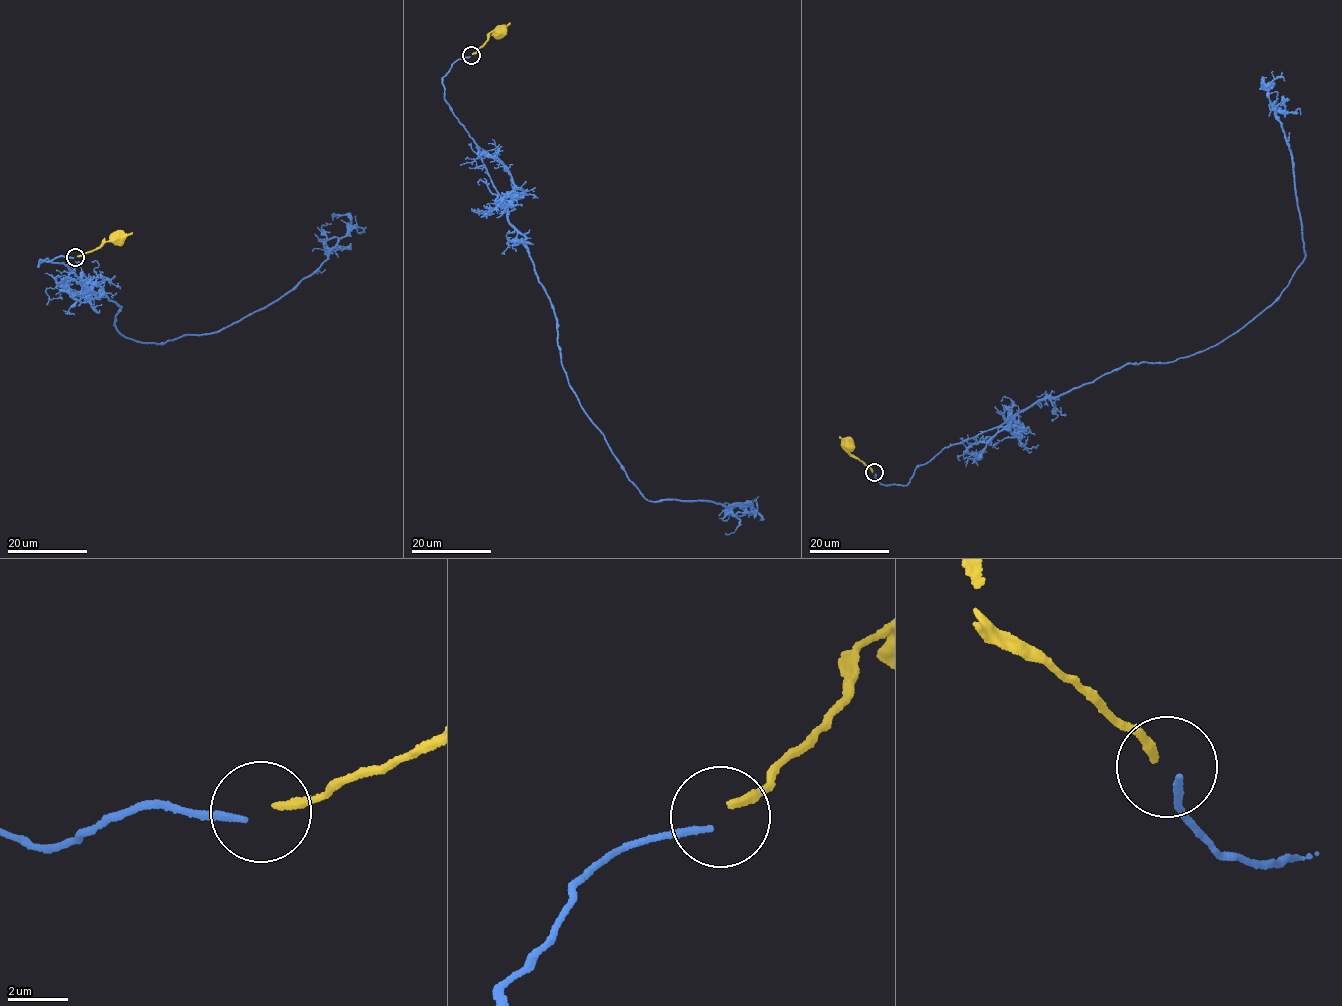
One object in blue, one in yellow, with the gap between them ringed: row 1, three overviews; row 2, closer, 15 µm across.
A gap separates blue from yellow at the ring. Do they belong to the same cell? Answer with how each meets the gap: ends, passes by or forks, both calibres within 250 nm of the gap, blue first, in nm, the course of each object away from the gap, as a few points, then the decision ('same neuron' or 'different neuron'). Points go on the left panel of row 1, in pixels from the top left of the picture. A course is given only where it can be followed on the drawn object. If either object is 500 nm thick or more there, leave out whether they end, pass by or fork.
blue ends | yellow ends | 200/280 nm | blue via (73, 257), (38, 266), (97, 283), (120, 306), (116, 331), (162, 343), (278, 300), (332, 236), (349, 246) | yellow via (76, 256), (118, 238) | same neuron

